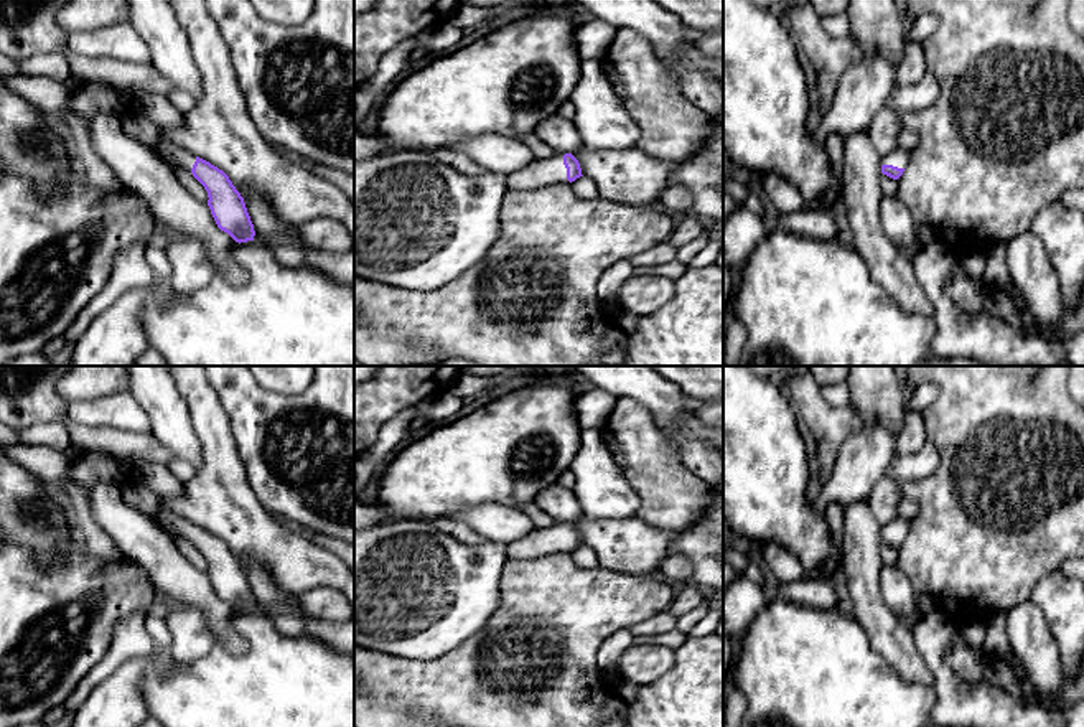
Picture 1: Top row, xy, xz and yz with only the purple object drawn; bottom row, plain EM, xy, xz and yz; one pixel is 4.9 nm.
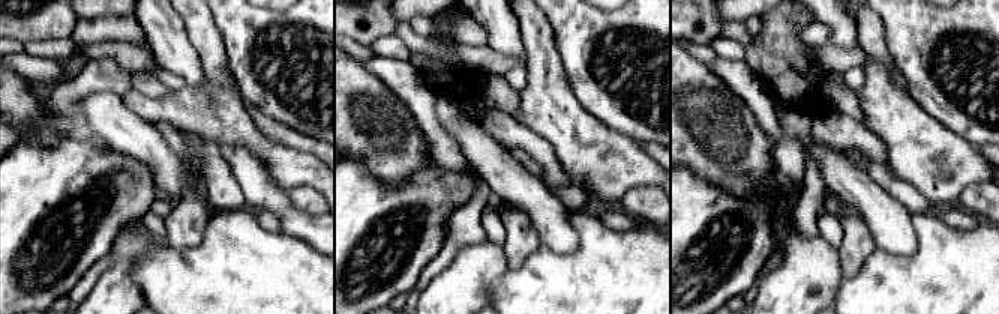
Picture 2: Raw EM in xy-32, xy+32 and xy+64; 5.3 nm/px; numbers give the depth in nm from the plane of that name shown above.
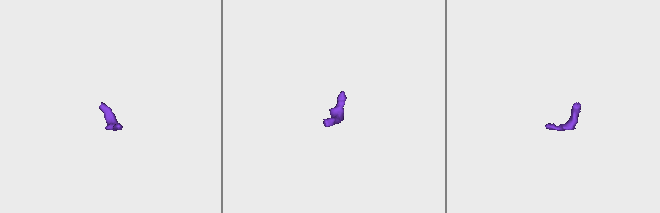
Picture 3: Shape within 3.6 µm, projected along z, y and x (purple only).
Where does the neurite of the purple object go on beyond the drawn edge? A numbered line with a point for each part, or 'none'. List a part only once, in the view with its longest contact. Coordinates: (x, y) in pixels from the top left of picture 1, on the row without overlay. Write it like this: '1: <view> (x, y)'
1: xz (542, 541)

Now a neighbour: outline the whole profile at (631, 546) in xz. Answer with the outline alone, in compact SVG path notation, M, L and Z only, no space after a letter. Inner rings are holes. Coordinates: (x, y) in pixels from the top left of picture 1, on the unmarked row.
M582 516L572 524L582 544L595 551L601 567L656 577L659 564L672 556L674 532L652 528L636 516L603 521Z

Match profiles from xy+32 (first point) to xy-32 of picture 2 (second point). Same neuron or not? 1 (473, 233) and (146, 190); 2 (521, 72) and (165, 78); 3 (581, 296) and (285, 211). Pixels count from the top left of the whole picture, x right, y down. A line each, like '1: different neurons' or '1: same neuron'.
1: different neurons
2: same neuron
3: different neurons

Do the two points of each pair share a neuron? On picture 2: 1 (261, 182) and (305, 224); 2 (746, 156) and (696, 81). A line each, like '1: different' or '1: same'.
1: same
2: same

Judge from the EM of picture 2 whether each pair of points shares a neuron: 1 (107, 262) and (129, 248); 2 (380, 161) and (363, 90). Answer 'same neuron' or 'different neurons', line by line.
1: same neuron
2: same neuron

